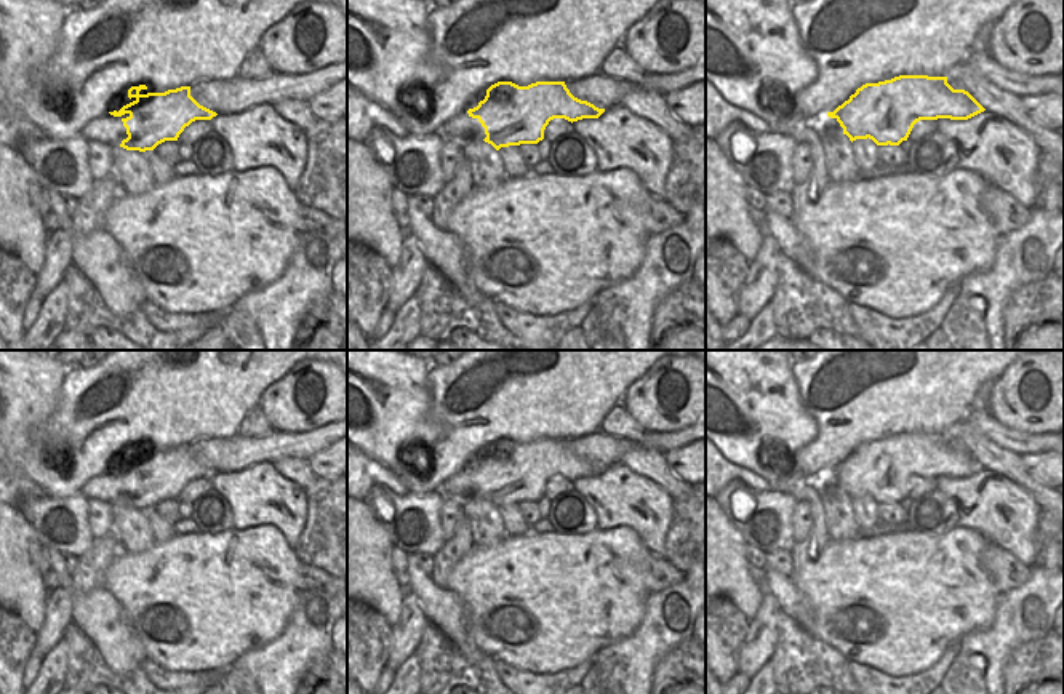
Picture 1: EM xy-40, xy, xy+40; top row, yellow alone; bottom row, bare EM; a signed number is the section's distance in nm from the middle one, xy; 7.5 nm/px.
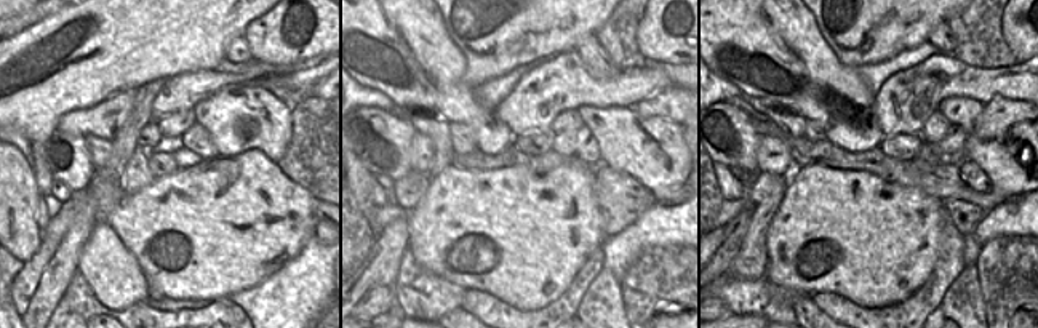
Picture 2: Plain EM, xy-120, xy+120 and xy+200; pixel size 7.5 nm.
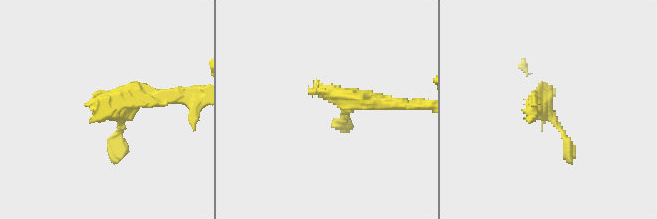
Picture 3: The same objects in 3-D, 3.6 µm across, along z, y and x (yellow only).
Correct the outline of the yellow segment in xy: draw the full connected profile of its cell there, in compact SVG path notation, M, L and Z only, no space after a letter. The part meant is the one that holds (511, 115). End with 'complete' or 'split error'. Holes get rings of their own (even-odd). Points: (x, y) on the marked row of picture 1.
M498 82L486 90L477 107L450 120L442 134L445 139L483 139L496 150L509 146L538 144L554 118L578 122L598 118L605 109L574 98L565 82L536 82L518 86Z; split error

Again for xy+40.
M899 75L862 85L816 125L819 131L838 130L851 142L869 138L877 146L899 146L920 120L968 120L984 110L968 91L954 90L947 77Z; split error

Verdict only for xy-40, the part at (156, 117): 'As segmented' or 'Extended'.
Extended.

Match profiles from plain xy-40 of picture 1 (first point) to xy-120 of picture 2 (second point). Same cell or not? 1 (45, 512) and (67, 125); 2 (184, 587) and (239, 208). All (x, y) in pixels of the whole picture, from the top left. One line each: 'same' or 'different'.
1: different
2: same

